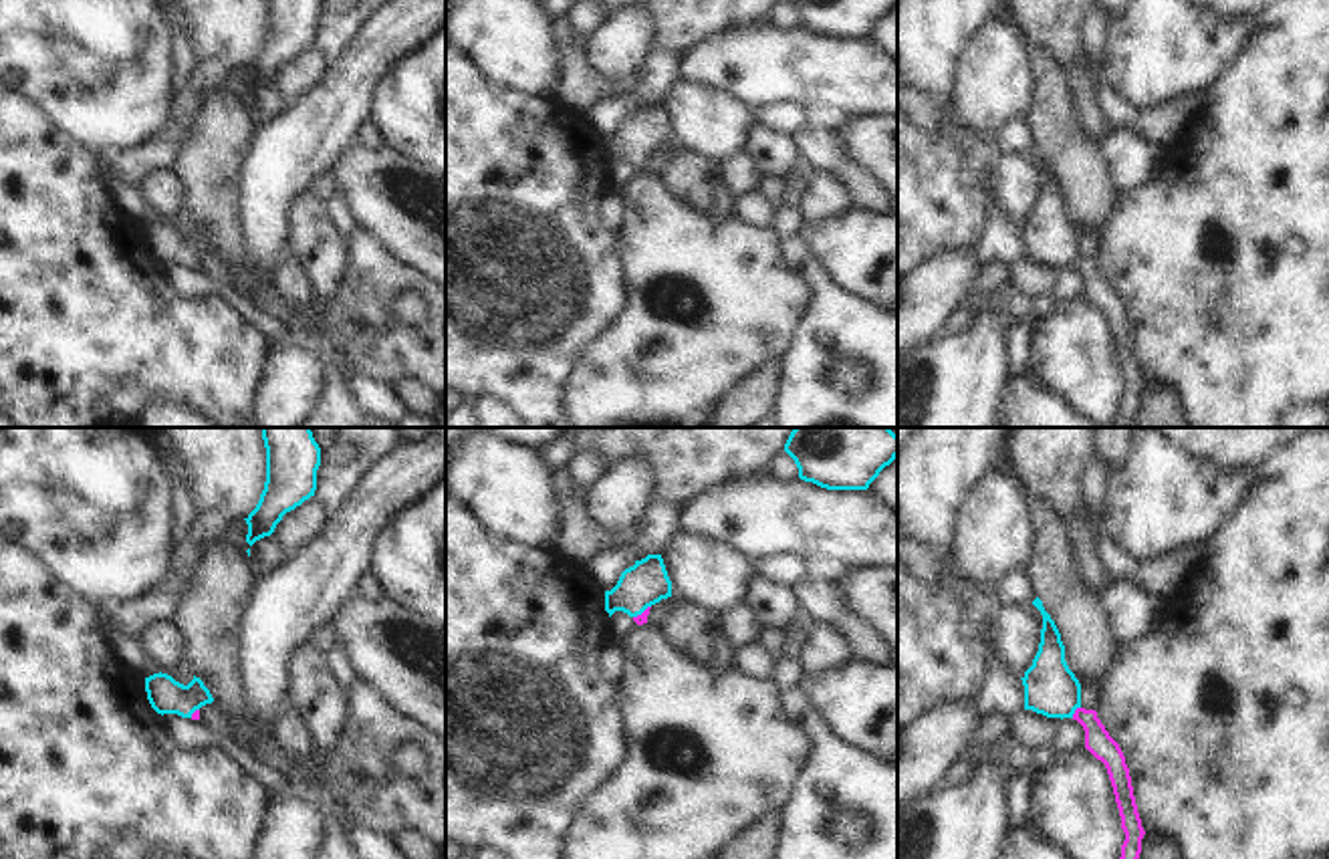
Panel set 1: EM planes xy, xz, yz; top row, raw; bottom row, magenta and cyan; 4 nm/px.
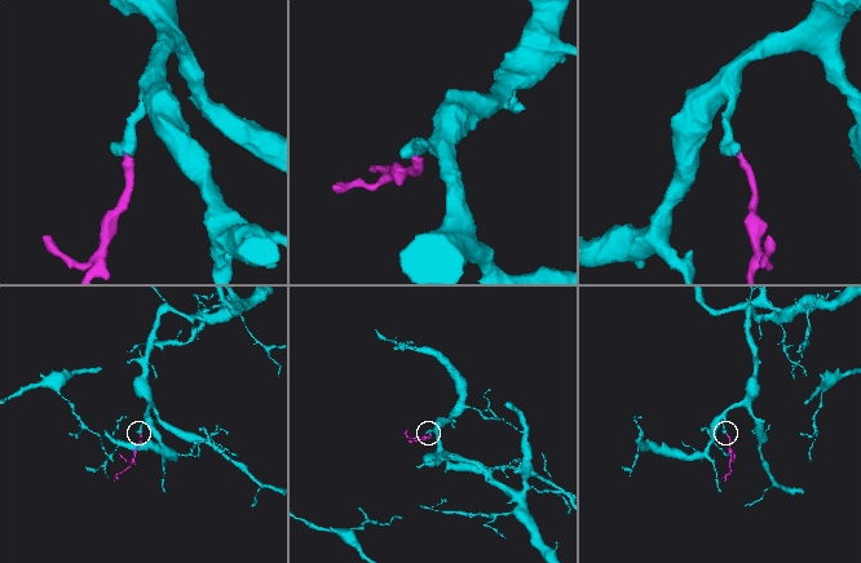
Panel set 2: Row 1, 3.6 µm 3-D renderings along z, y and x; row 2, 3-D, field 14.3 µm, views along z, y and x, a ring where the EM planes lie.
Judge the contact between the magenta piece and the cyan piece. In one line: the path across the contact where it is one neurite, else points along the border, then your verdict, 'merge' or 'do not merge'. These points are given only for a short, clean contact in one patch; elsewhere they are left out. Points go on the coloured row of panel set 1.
across yz (1098, 741), (1096, 730), (1075, 712), (1051, 688) | merge

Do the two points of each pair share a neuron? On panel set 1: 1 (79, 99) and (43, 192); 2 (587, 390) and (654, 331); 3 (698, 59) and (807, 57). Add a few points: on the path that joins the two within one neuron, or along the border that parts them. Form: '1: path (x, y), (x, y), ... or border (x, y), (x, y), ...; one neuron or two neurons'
1: border (31, 101), (53, 124), (95, 154); two neurons
2: path (603, 382), (638, 347); one neuron
3: path (725, 59), (781, 59); one neuron

